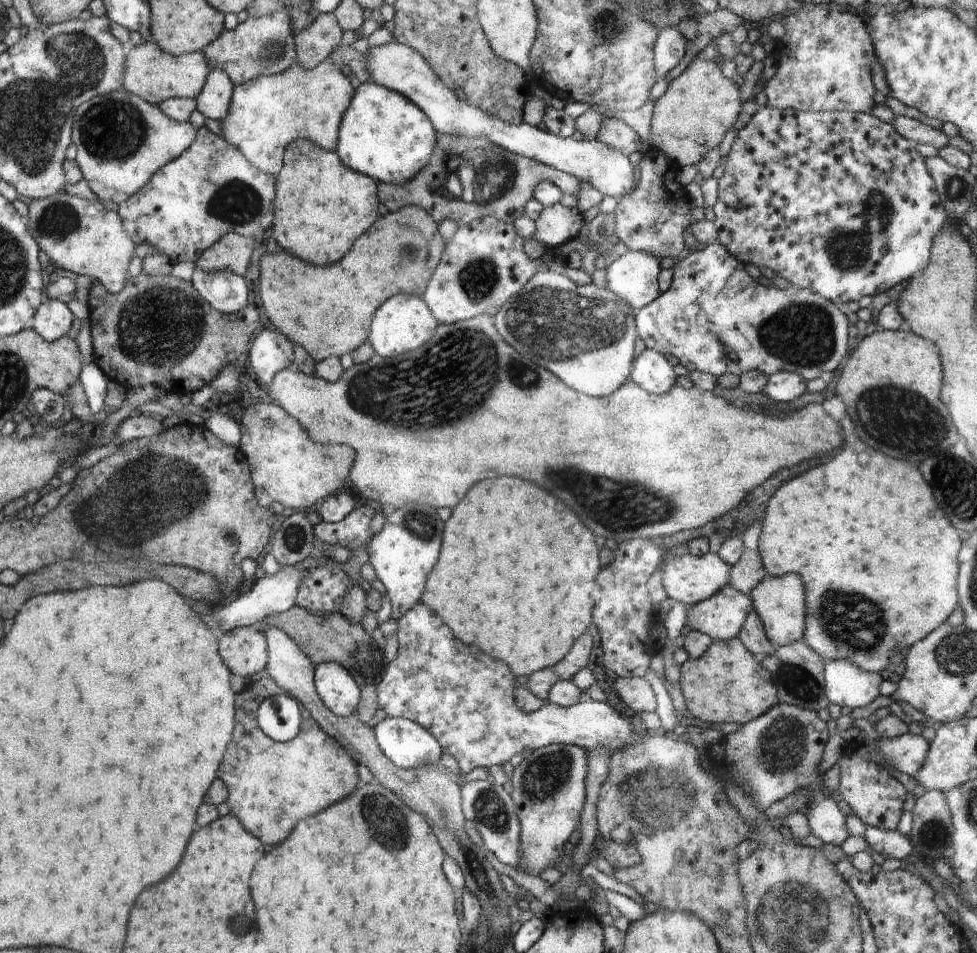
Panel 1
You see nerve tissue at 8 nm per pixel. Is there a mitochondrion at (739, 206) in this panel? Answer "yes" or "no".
no

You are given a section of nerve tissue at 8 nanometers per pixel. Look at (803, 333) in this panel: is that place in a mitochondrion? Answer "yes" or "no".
yes

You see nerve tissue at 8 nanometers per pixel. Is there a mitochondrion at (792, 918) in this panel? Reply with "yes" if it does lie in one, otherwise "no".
yes

